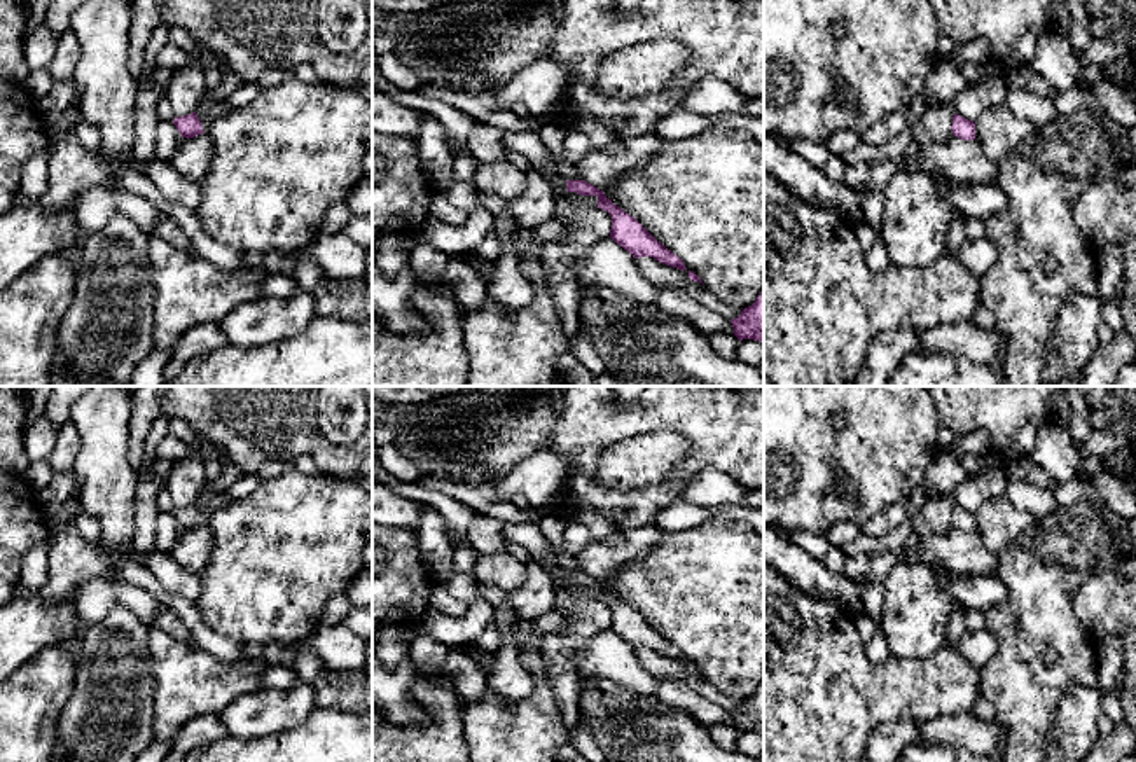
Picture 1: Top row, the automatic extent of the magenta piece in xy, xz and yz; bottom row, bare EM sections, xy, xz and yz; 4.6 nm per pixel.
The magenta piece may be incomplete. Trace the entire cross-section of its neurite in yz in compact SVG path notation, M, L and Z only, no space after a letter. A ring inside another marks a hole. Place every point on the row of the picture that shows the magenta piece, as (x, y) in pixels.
M954 114L952 117L952 135L961 138L961 140L975 140L975 122L973 121L968 121L958 114Z

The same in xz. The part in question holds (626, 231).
M568 180L566 190L580 196L596 196L598 208L608 211L612 217L610 238L634 259L654 257L666 266L682 271L687 269L680 257L657 241L634 217L613 204L612 199L608 199L598 187L587 184L585 180Z

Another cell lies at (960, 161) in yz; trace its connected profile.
M951 135L944 143L911 142L898 170L930 171L952 184L993 184L1000 177L998 163L986 157L977 140Z

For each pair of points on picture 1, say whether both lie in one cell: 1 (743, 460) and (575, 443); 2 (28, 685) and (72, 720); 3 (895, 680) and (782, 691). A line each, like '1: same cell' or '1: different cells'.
1: same cell
2: different cells
3: same cell

